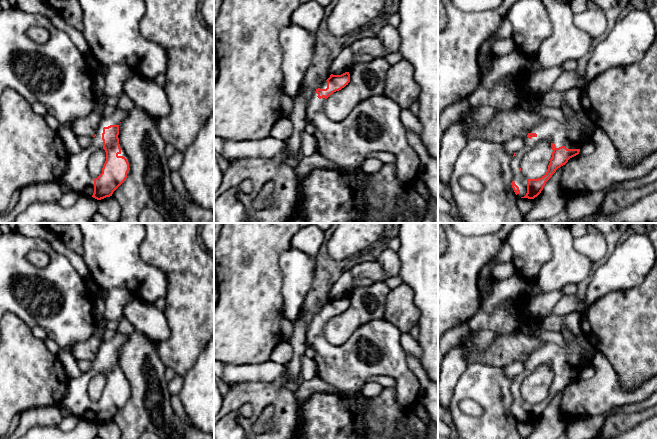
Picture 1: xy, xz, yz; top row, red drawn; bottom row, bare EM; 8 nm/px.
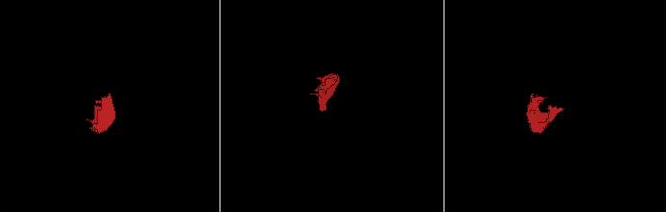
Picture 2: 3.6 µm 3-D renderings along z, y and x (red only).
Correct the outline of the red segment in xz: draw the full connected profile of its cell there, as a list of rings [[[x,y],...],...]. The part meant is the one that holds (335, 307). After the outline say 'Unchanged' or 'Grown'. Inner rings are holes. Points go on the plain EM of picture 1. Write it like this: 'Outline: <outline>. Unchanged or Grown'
Outline: [[[349,296],[333,299],[324,305],[309,323],[306,333],[307,346],[315,351],[314,361],[318,368],[318,377],[329,385],[344,390],[352,386],[356,379],[369,376],[388,376],[395,380],[398,403],[408,410],[416,401],[420,382],[407,364],[407,354],[401,346],[402,332],[386,319],[374,319],[358,327],[343,344],[331,345],[324,337],[324,326],[334,316],[341,314],[350,306]]]. Grown

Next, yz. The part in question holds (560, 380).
Outline: [[[583,333],[574,336],[572,341],[565,340],[564,346],[545,342],[532,351],[524,362],[524,371],[513,379],[512,412],[517,421],[528,423],[537,421],[556,394],[565,389],[570,382],[578,379],[585,366],[592,364],[596,352]],[[543,364],[550,365],[553,374],[548,394],[541,402],[527,403],[521,395],[522,381]]]. Grown

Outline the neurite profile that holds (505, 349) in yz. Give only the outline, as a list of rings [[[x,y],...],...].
[[[469,328],[468,333],[460,342],[460,345],[468,350],[467,365],[480,362],[503,368],[515,361],[525,362],[535,349],[545,343],[545,341],[525,333],[495,336],[490,346],[480,352],[472,347],[472,338],[476,333],[477,331]]]

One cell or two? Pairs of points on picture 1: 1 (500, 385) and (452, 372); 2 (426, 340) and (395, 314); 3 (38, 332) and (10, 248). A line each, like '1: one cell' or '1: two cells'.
1: two cells
2: two cells
3: two cells

